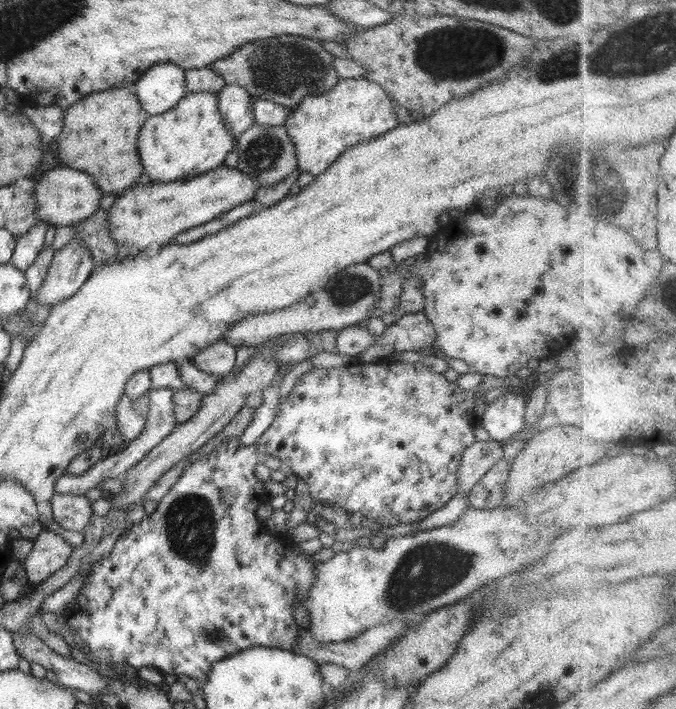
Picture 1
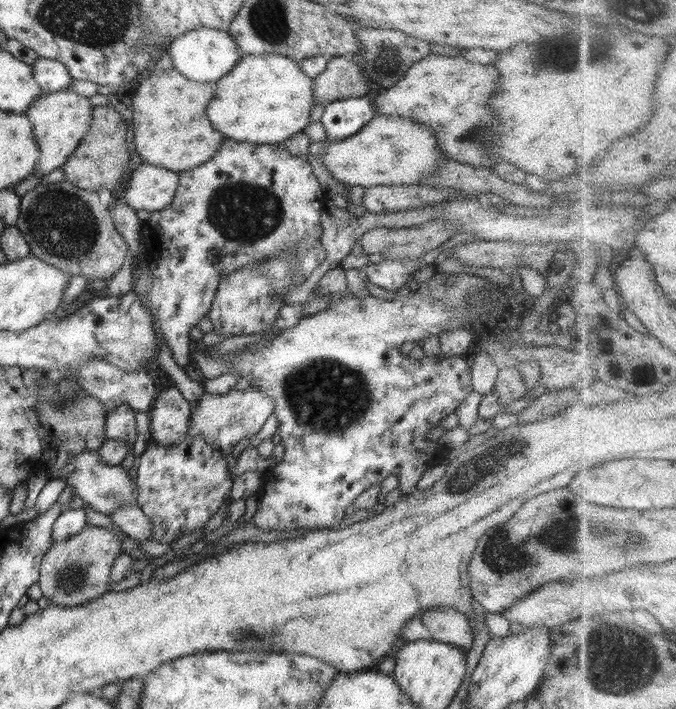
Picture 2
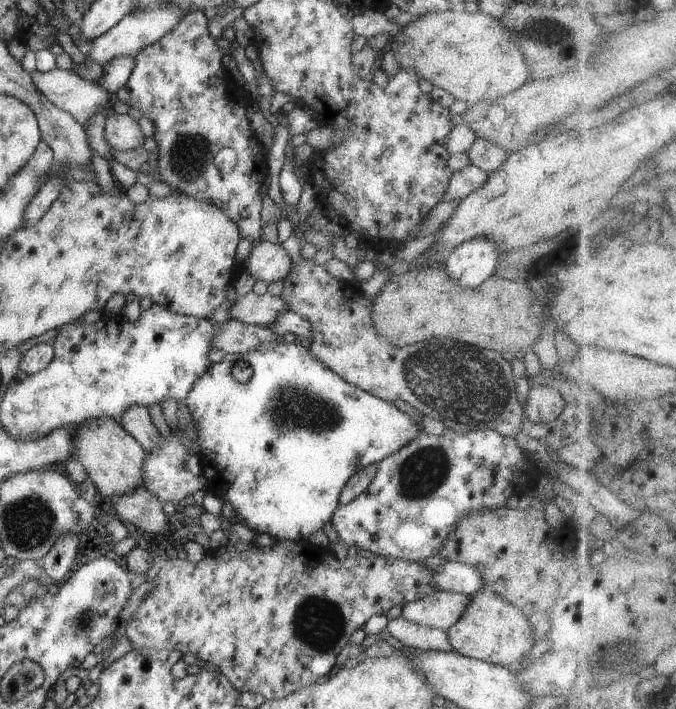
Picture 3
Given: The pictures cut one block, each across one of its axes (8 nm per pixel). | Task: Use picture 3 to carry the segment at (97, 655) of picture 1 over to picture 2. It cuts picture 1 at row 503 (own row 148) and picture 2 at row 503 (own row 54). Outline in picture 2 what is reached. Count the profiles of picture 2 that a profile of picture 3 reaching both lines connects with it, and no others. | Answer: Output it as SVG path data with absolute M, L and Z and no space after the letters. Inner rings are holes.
M199 436L166 447L150 442L139 458L135 502L150 519L153 528L150 539L173 542L183 534L203 529L230 496L233 480L225 453Z

